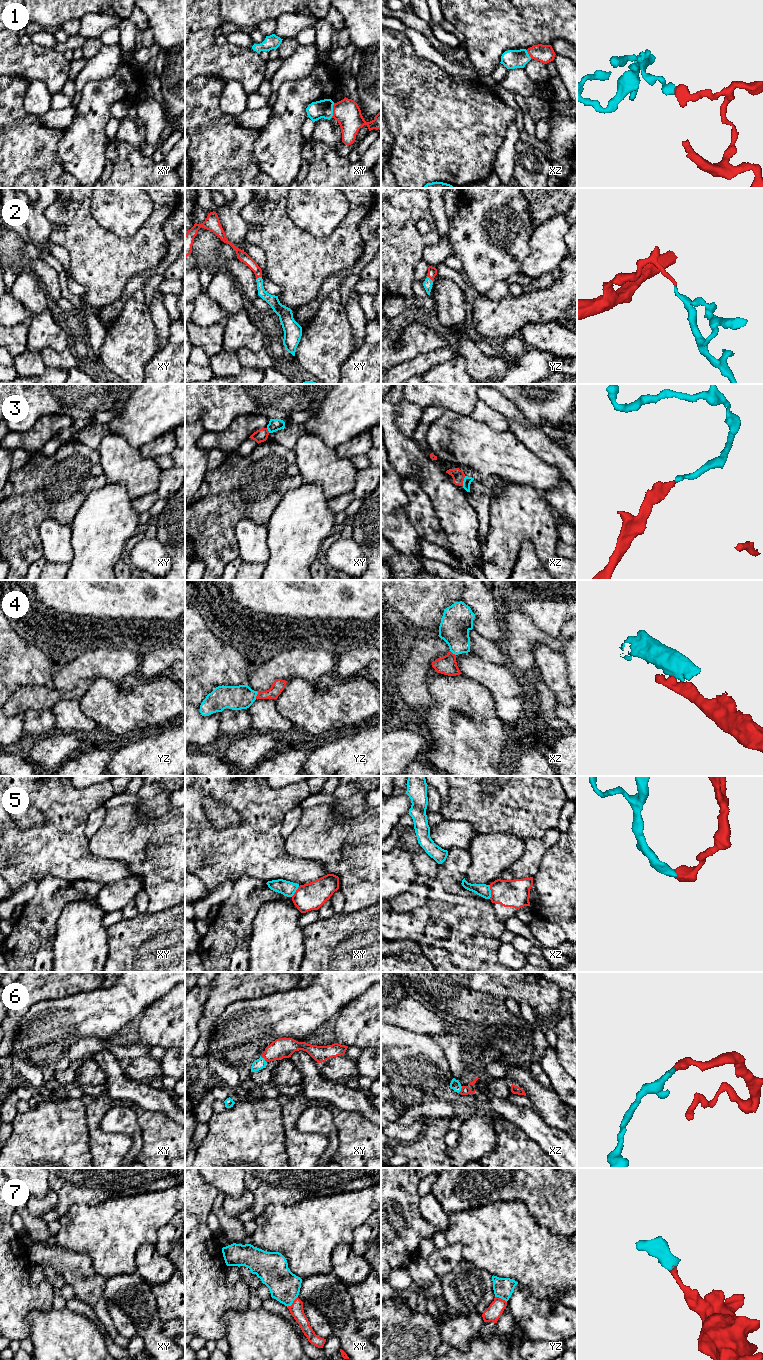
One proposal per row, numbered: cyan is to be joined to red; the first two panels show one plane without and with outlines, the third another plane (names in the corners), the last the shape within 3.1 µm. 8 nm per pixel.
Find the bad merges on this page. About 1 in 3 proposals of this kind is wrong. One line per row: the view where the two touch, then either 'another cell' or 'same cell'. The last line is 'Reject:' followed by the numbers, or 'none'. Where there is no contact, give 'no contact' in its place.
1: xy | another cell
2: xy | same cell
3: xz | same cell
4: yz | same cell
5: xz | another cell
6: xy | same cell
7: xy | same cell
Reject: 1, 5

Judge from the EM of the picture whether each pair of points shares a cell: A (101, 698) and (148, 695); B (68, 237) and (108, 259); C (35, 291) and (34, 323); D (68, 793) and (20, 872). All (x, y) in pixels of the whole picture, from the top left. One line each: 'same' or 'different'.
A: same
B: same
C: different
D: same

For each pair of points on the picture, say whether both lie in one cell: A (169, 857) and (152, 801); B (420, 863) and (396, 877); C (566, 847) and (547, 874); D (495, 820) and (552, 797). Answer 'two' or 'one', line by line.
A: two
B: two
C: one
D: one

